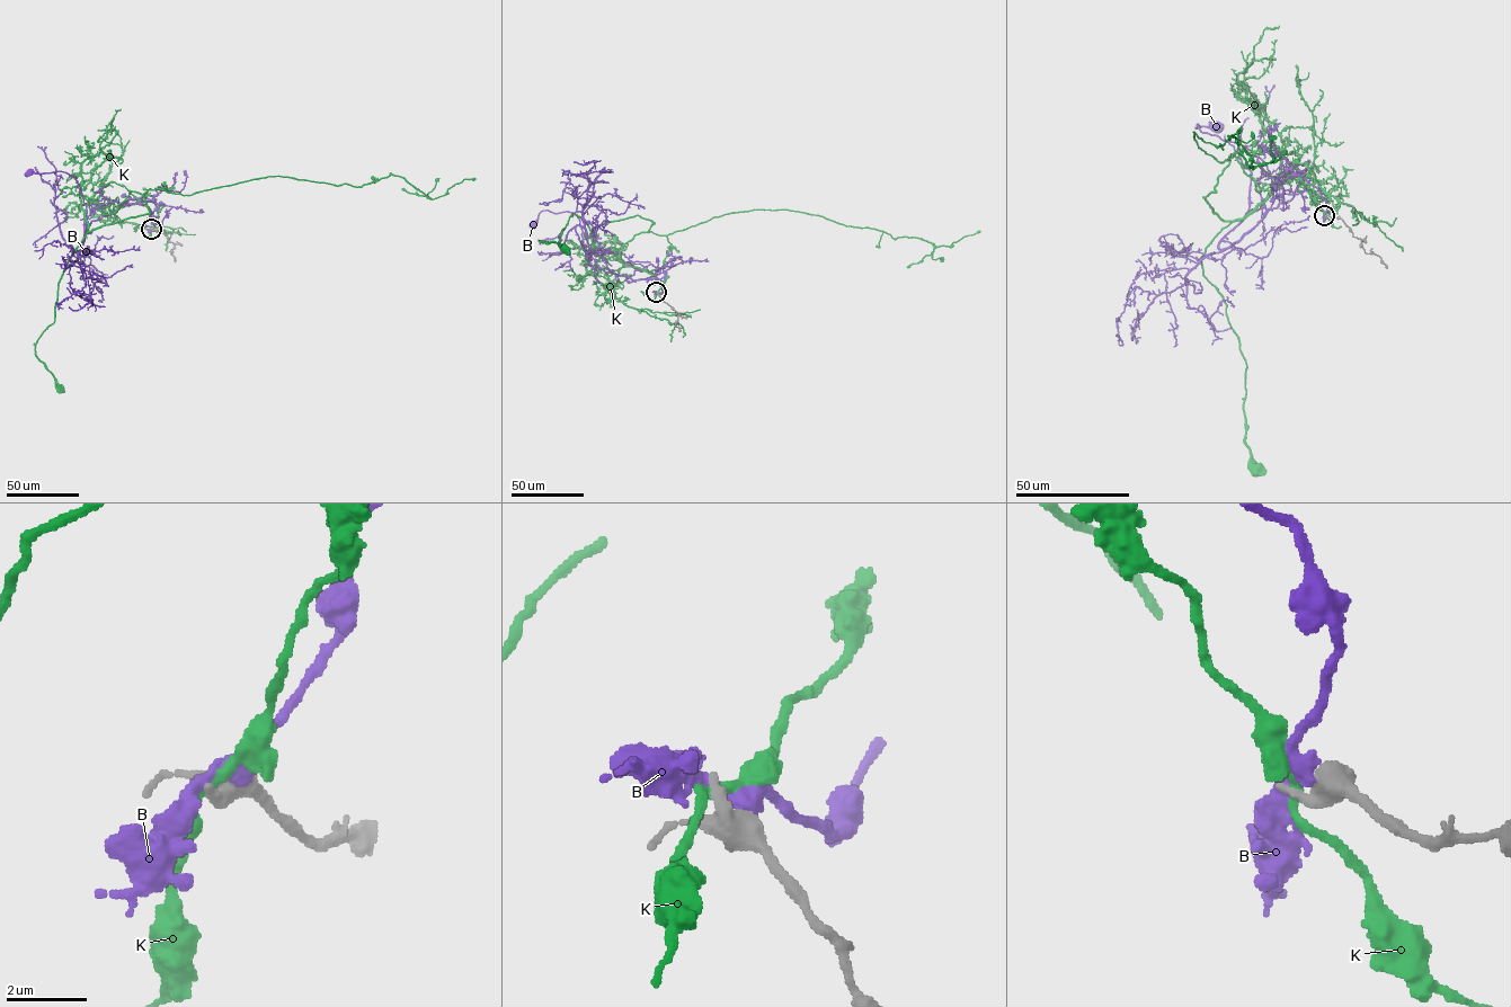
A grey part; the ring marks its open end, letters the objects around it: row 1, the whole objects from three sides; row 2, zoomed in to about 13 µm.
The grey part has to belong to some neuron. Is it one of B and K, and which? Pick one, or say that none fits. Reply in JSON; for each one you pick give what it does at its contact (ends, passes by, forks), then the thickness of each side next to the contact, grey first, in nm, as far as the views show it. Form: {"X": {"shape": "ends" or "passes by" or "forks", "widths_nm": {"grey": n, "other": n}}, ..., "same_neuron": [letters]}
{"same_neuron": []}

